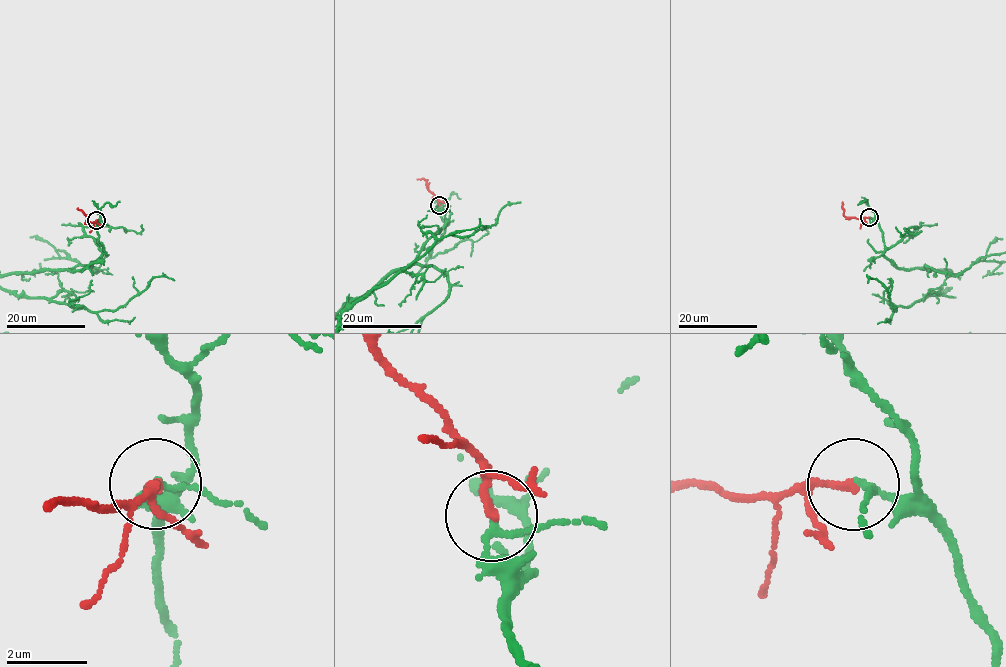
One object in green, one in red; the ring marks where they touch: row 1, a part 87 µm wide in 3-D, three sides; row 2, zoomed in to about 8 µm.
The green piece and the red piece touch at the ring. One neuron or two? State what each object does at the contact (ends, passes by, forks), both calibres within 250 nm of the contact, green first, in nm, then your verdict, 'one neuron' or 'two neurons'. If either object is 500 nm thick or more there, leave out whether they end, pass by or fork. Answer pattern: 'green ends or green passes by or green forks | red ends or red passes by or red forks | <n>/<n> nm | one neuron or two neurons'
green passes by | red ends | 130/200 nm | one neuron

